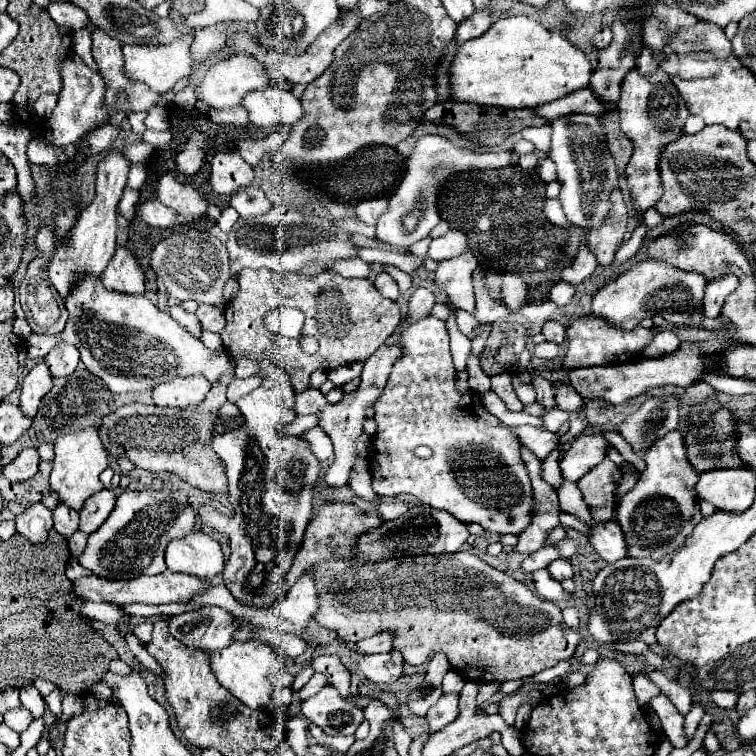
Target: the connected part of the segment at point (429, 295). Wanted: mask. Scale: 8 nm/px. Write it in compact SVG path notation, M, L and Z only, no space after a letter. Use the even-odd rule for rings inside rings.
M416 288L412 298L410 298L410 310L408 310L408 318L410 322L416 322L424 316L428 316L430 308L434 306L436 302L436 294L428 288Z

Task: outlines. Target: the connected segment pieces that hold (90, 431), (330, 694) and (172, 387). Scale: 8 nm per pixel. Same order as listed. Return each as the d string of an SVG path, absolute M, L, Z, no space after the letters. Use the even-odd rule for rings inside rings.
M86 428L80 432L64 434L54 444L54 468L48 480L50 492L58 494L60 504L66 504L76 512L80 512L84 502L104 488L98 476L106 466L108 466L108 452L104 450L104 446L100 446L98 428Z
M326 684L318 694L302 700L302 714L328 736L354 736L364 718L364 712L348 704L332 684Z
M203 375L176 376L153 390L153 401L157 406L187 407L200 404L211 388Z

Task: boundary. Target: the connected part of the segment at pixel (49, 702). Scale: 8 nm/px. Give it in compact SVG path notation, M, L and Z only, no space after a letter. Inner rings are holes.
M57 688L50 696L46 696L46 706L52 710L54 716L58 716L62 712L62 696L64 695L65 692Z

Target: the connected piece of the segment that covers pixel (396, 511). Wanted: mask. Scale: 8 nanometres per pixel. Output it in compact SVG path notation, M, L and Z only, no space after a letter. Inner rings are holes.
M396 497L384 498L382 502L376 504L376 507L386 521L399 518L409 510L409 506Z

